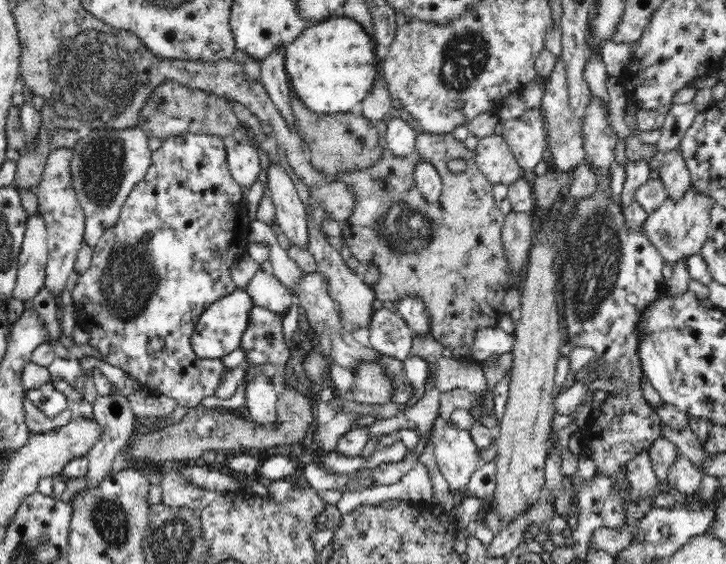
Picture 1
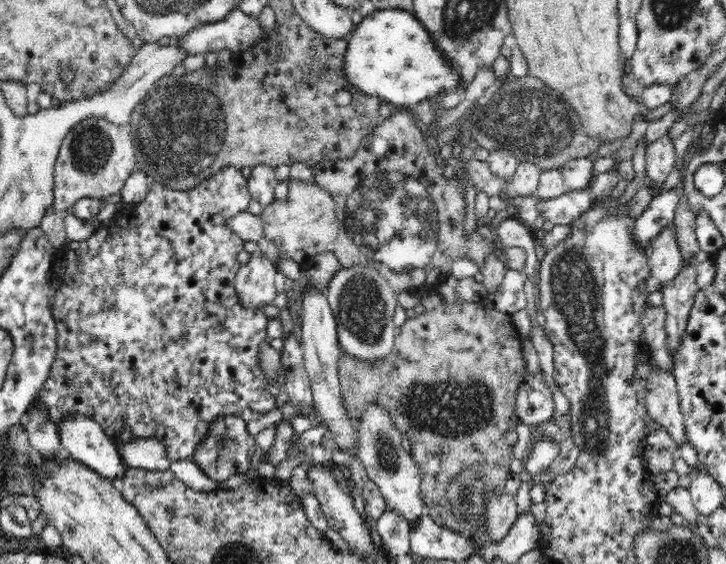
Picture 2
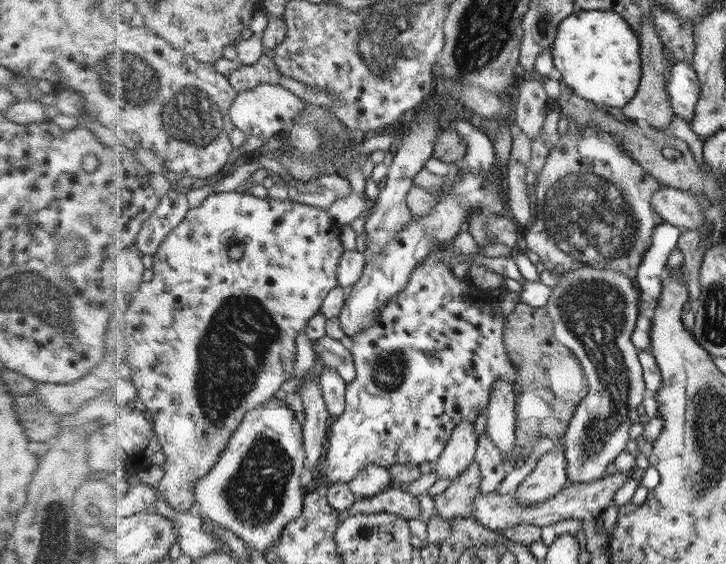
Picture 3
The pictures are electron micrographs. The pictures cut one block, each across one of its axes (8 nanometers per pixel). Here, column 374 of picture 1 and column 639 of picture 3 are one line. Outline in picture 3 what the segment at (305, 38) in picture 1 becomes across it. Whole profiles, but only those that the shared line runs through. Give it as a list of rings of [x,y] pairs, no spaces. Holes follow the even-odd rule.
[[[585,10],[572,13],[560,21],[556,40],[552,42],[552,59],[561,74],[561,81],[567,84],[578,96],[592,104],[604,104],[609,110],[618,112],[634,98],[642,76],[641,41],[639,34],[615,12]]]

